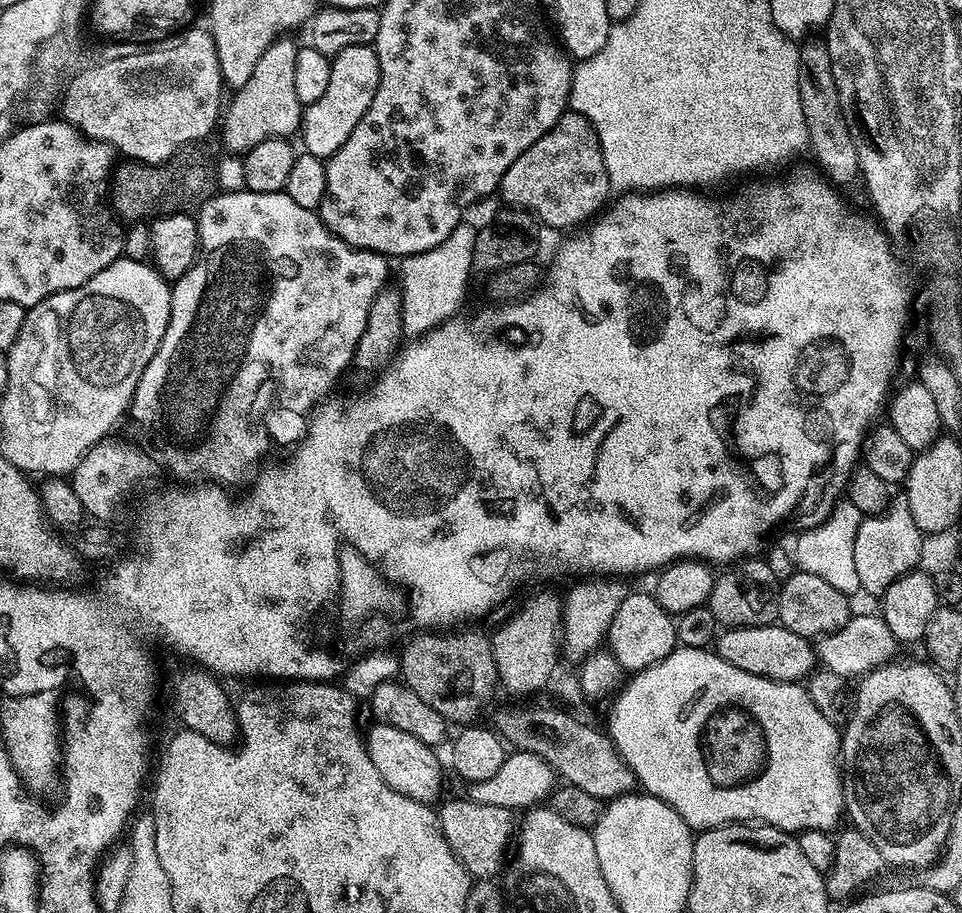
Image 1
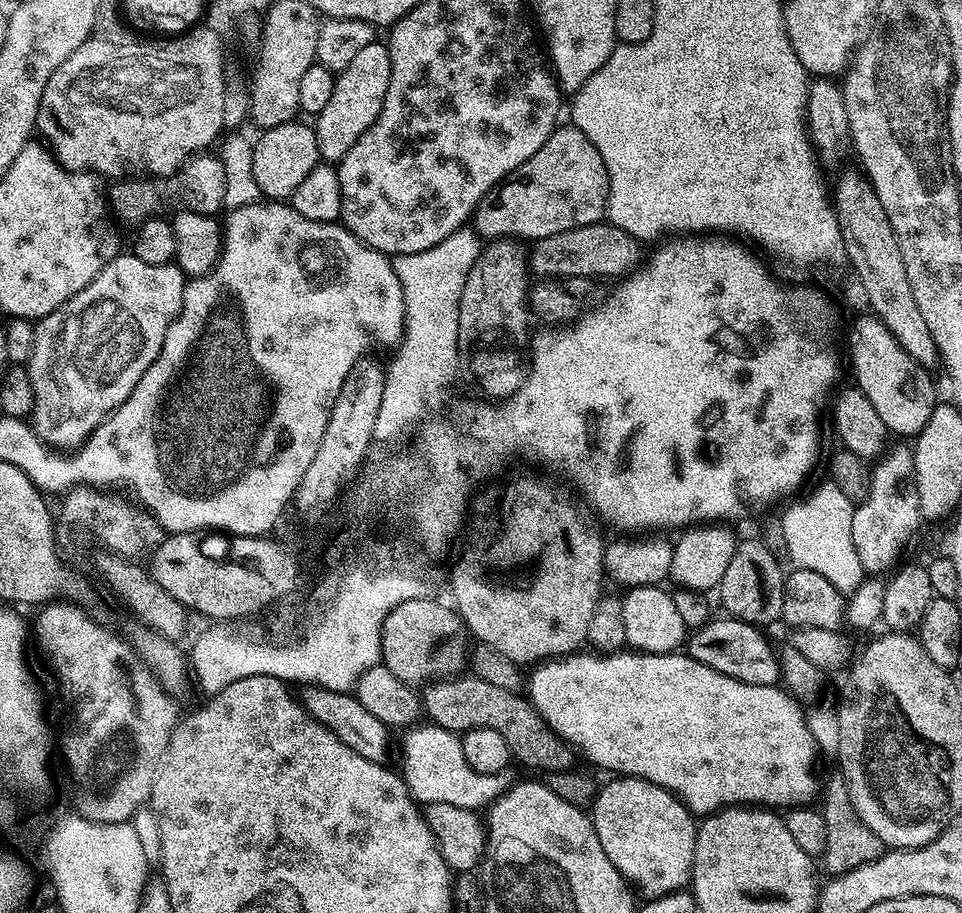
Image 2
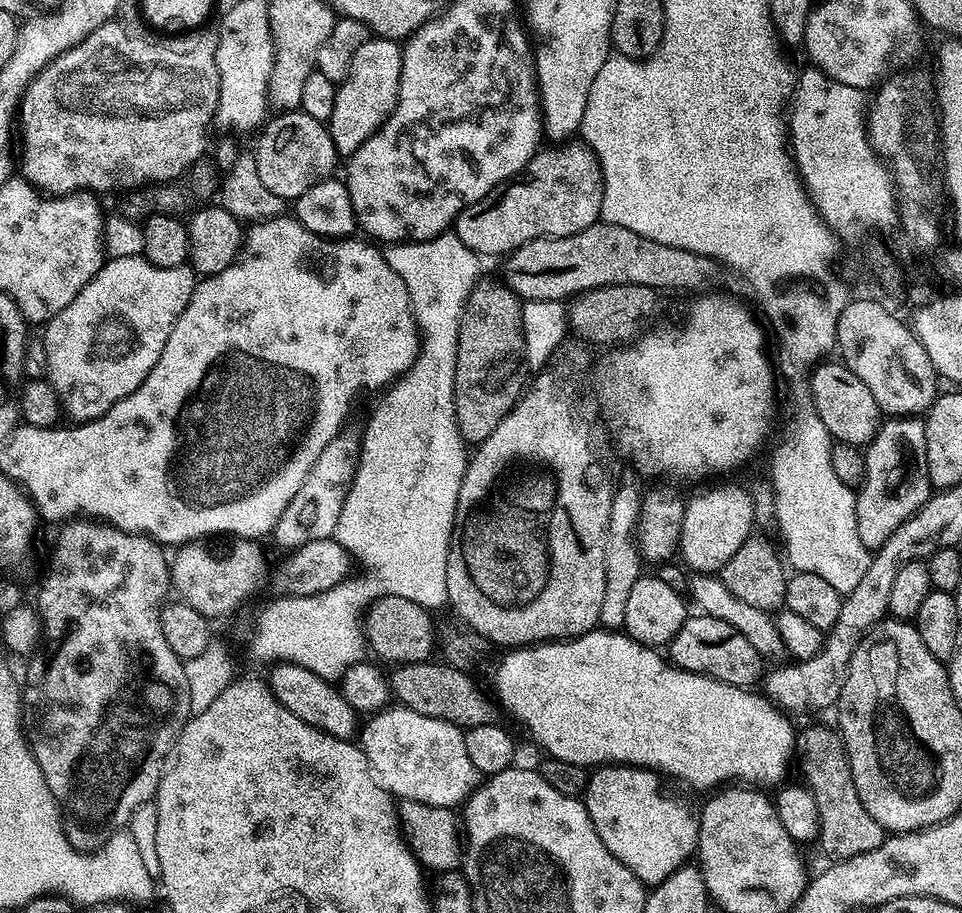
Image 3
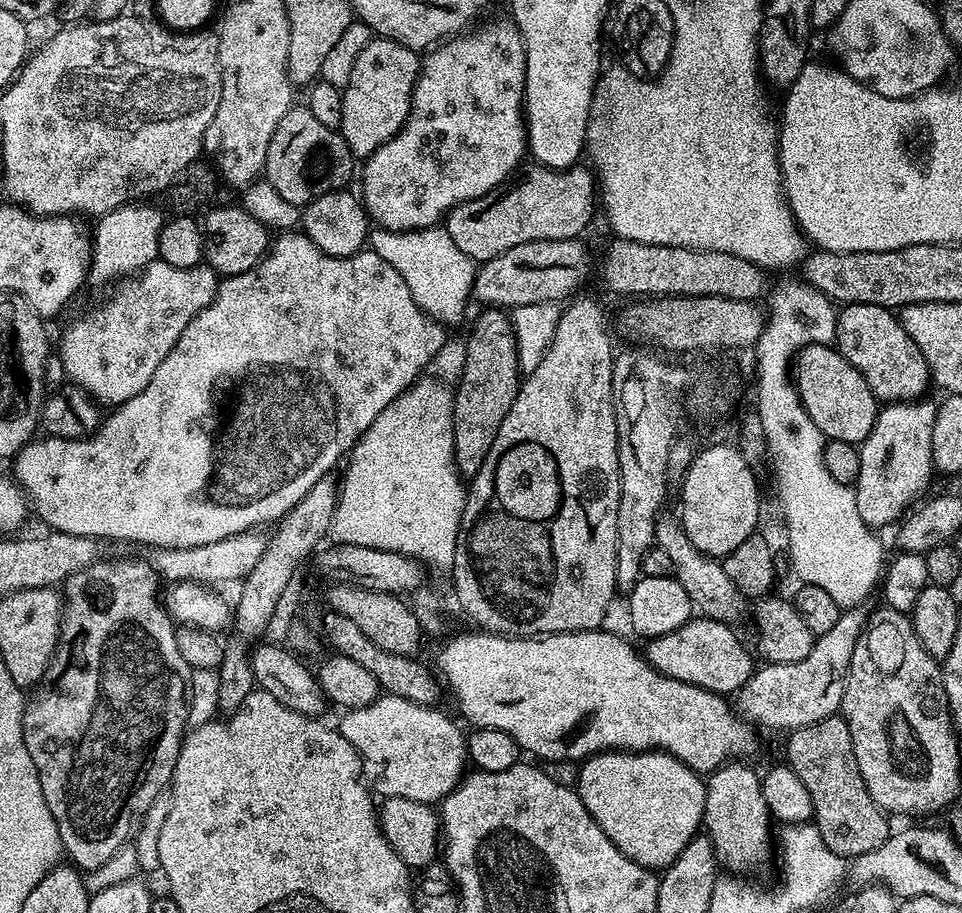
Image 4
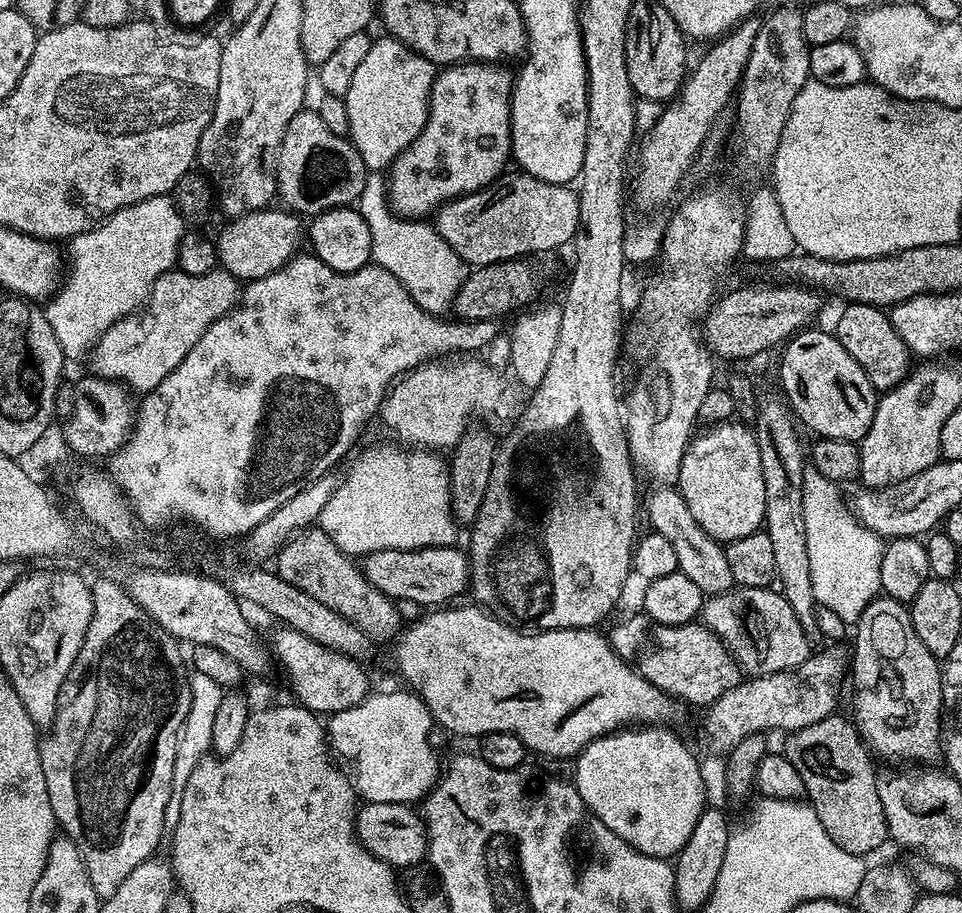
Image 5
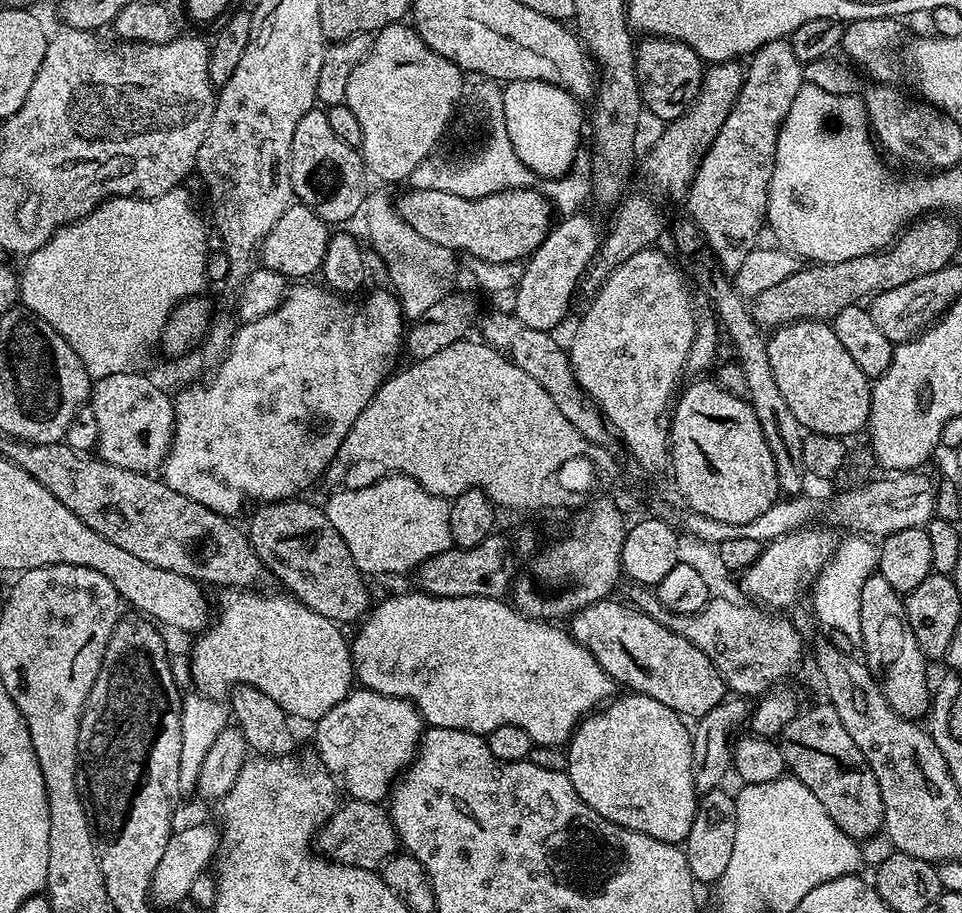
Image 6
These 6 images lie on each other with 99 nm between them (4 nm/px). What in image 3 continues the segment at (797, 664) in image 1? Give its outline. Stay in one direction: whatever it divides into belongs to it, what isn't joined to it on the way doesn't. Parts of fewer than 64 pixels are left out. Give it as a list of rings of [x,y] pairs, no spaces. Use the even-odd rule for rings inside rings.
[[[703,614],[689,615],[670,645],[671,663],[688,672],[697,672],[715,680],[726,682],[730,686],[751,689],[756,679],[765,675],[766,664],[757,650],[754,650],[747,638],[743,637],[732,625],[718,618]]]

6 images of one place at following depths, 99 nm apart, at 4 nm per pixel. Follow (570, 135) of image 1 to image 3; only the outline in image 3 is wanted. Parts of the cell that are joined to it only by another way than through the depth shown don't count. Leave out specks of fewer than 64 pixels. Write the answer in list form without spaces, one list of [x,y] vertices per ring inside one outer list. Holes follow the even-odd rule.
[[[560,142],[555,146],[541,147],[536,153],[530,158],[530,162],[525,166],[523,172],[518,176],[512,177],[511,180],[505,184],[499,184],[494,186],[490,190],[490,194],[486,194],[478,202],[474,202],[468,208],[464,208],[460,211],[460,215],[456,218],[454,225],[454,231],[456,237],[462,242],[466,242],[466,246],[470,246],[470,250],[475,252],[477,256],[481,258],[487,258],[487,256],[500,256],[503,257],[505,254],[511,254],[516,249],[522,247],[526,242],[531,240],[537,240],[543,236],[569,236],[570,234],[578,234],[578,230],[586,230],[591,224],[597,223],[602,216],[602,198],[604,197],[604,171],[600,168],[598,158],[593,154],[591,148],[583,142]]]

